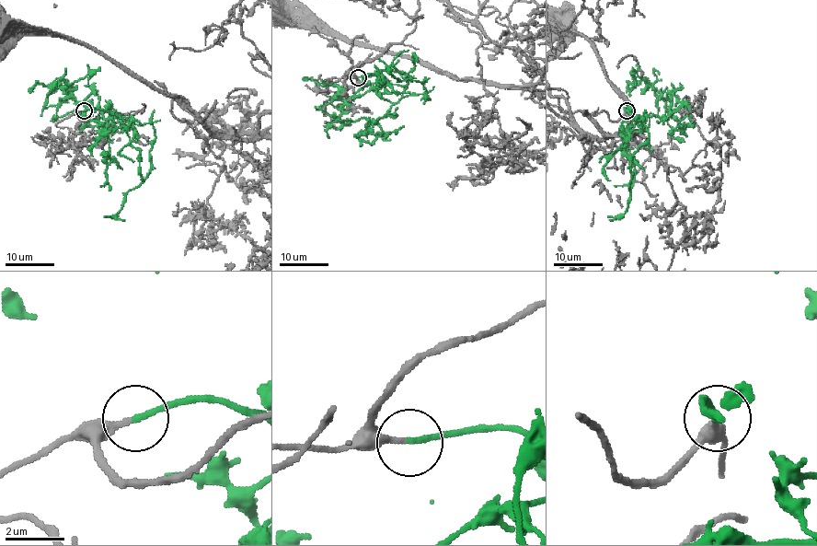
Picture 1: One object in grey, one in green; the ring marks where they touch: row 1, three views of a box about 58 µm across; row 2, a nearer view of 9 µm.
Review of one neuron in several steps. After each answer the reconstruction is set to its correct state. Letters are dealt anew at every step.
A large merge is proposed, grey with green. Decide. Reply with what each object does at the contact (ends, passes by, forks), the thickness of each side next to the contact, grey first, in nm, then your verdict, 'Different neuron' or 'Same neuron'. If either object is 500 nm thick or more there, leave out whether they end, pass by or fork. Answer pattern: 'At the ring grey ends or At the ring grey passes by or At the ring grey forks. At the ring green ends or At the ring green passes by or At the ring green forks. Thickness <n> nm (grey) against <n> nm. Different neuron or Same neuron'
At the ring grey ends. At the ring green ends. Thickness 240 nm (grey) against 190 nm. Same neuron

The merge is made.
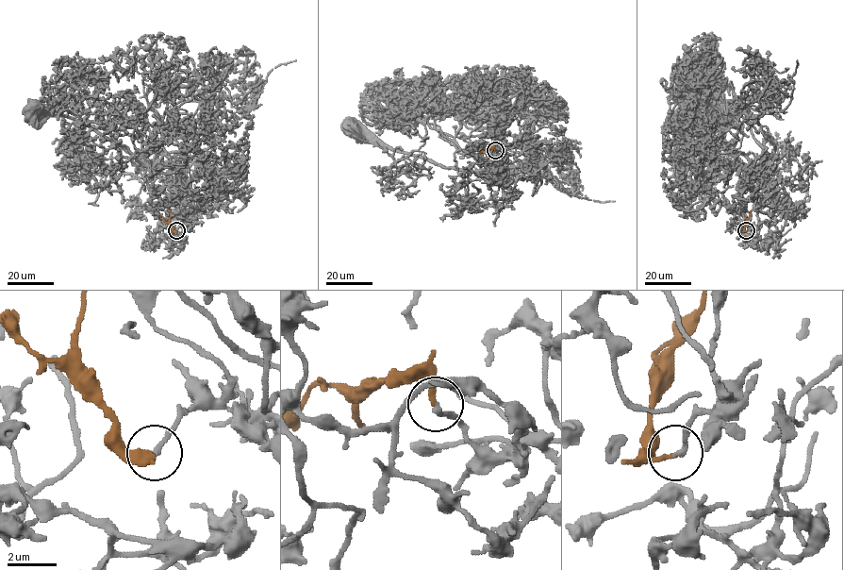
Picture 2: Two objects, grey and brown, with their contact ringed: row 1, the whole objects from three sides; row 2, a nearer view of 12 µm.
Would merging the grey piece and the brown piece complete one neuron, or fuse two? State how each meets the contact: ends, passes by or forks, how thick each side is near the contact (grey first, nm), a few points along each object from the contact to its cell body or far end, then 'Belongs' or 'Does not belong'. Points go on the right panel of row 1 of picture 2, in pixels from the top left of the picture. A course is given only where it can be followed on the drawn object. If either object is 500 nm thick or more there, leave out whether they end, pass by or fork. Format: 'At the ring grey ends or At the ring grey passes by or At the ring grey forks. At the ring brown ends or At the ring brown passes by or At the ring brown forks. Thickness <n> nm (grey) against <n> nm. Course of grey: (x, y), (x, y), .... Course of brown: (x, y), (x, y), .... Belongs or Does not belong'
At the ring grey ends. At the ring brown ends. Thickness 220 nm (grey) against 180 nm. Course of grey: (747, 230), (739, 174), (716, 155), (713, 168), (713, 150), (767, 163), (748, 122), (724, 111). Course of brown: (747, 230), (744, 230), (744, 224), (752, 209). Belongs

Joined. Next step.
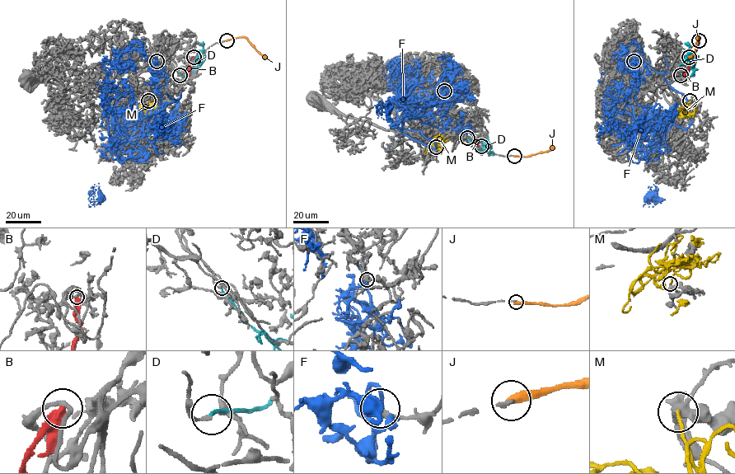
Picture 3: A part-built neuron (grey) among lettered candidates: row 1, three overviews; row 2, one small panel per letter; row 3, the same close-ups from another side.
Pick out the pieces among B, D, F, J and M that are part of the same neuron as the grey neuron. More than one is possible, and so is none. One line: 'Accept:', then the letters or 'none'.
Accept: none

